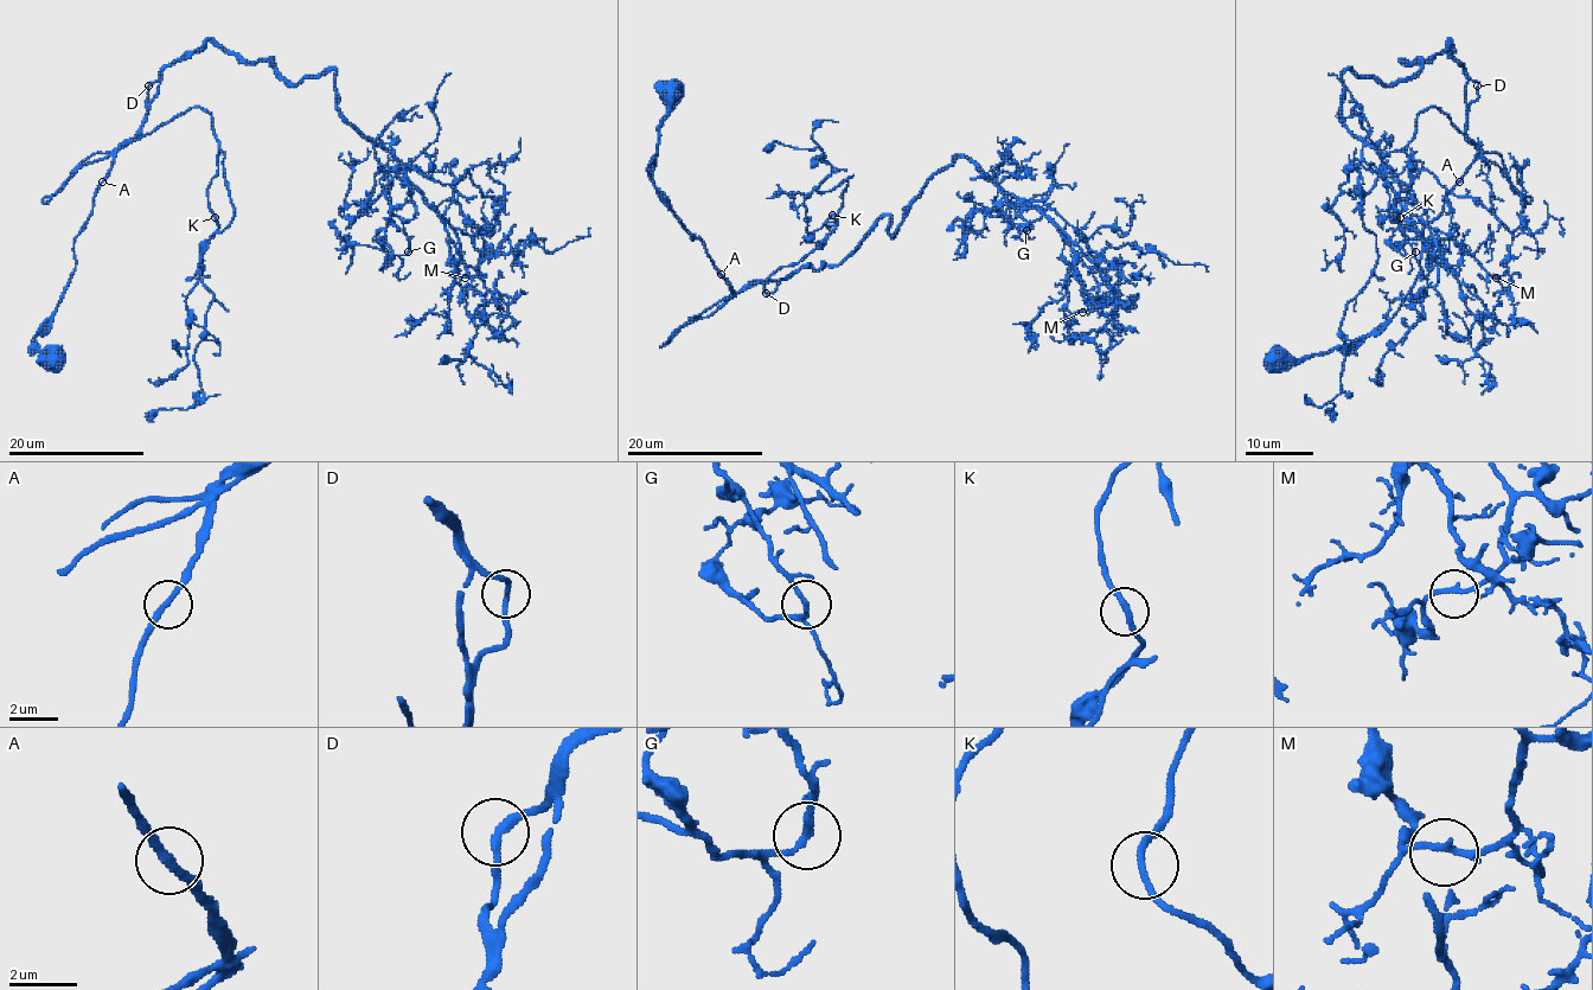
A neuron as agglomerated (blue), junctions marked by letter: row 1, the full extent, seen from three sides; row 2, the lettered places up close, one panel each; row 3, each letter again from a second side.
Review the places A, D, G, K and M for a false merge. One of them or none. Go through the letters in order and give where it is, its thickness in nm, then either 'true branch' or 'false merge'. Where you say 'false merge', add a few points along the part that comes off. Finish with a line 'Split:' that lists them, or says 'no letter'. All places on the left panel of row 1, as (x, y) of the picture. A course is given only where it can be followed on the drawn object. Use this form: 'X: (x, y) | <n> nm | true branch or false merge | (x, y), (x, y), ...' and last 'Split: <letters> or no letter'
A: (102, 181) | 220 nm | true branch
D: (148, 85) | 200 nm | true branch
G: (408, 251) | 190 nm | true branch
K: (215, 217) | 200 nm | true branch
M: (465, 278) | 190 nm | true branch
Split: no letter

